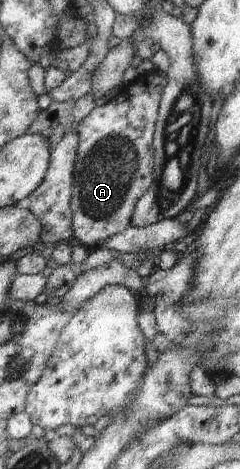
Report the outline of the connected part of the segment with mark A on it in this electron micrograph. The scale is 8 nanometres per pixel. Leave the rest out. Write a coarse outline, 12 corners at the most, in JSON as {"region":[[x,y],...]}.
{"region":[[164,74],[77,123],[72,242],[103,247],[154,181]]}

